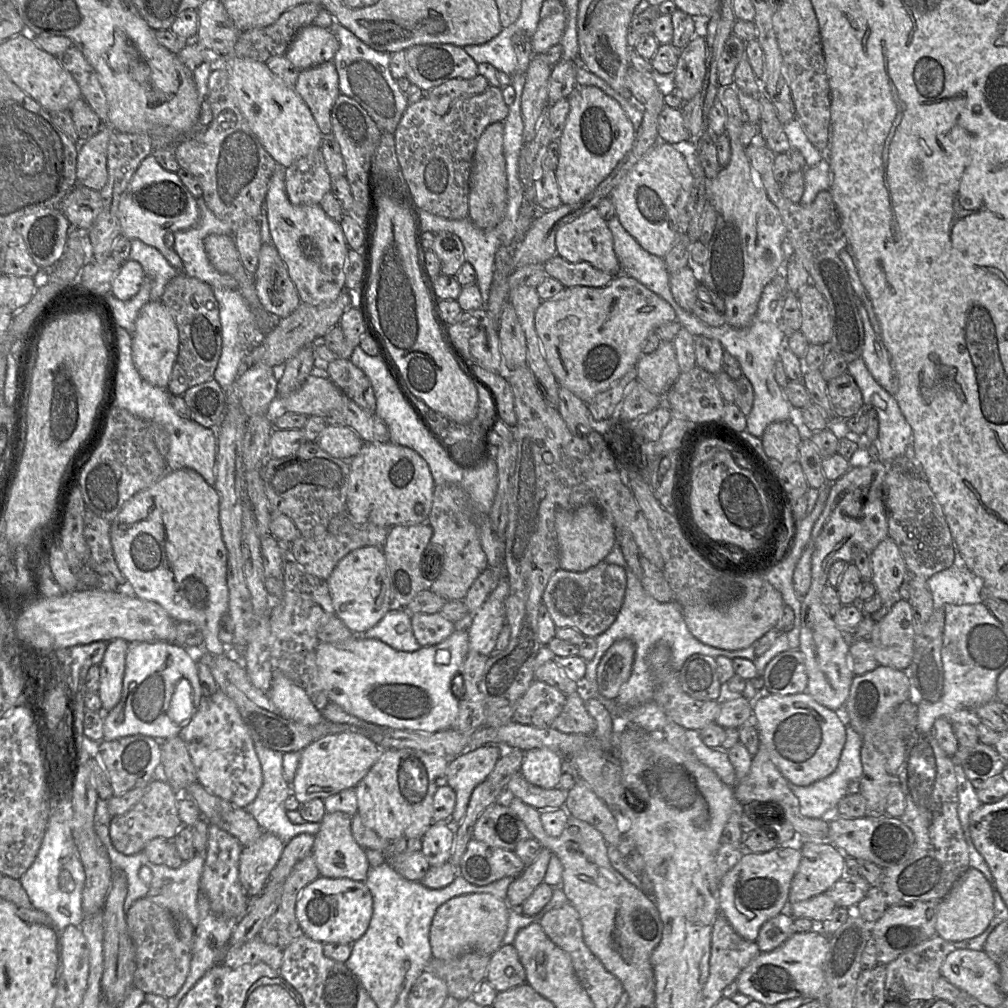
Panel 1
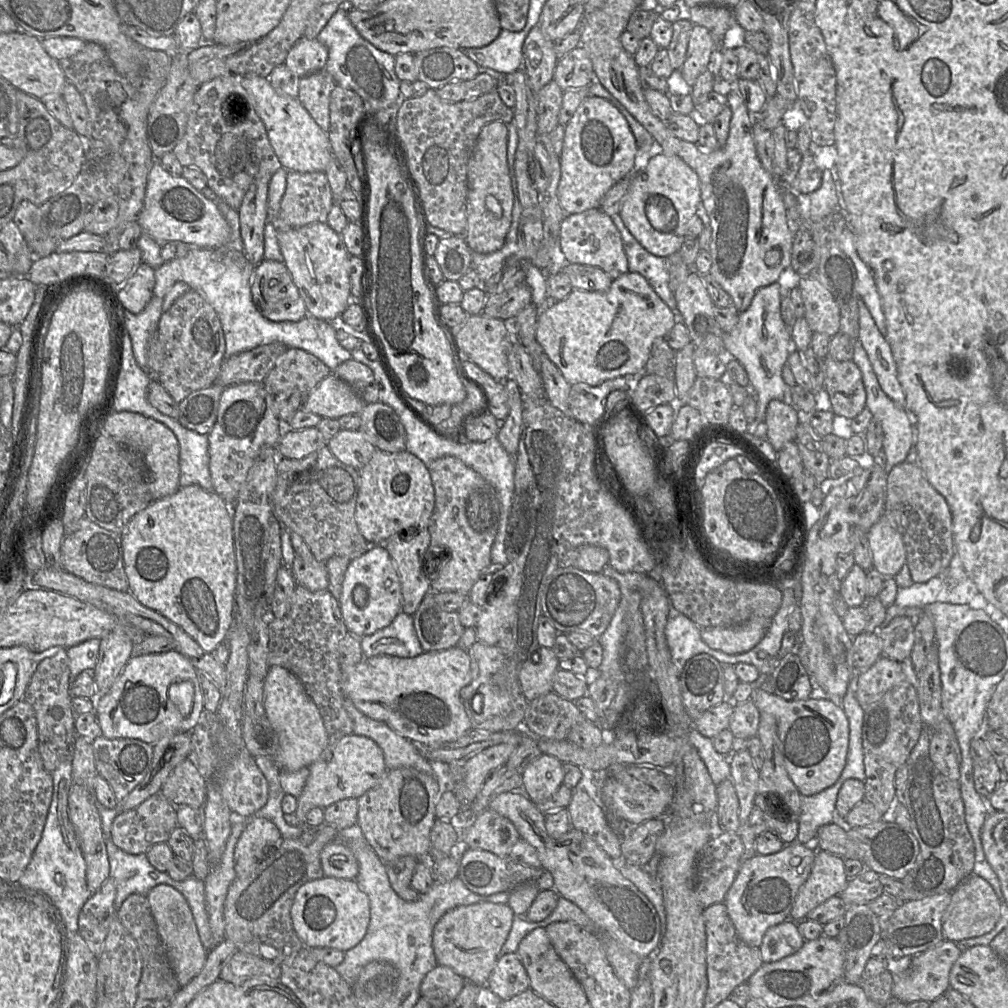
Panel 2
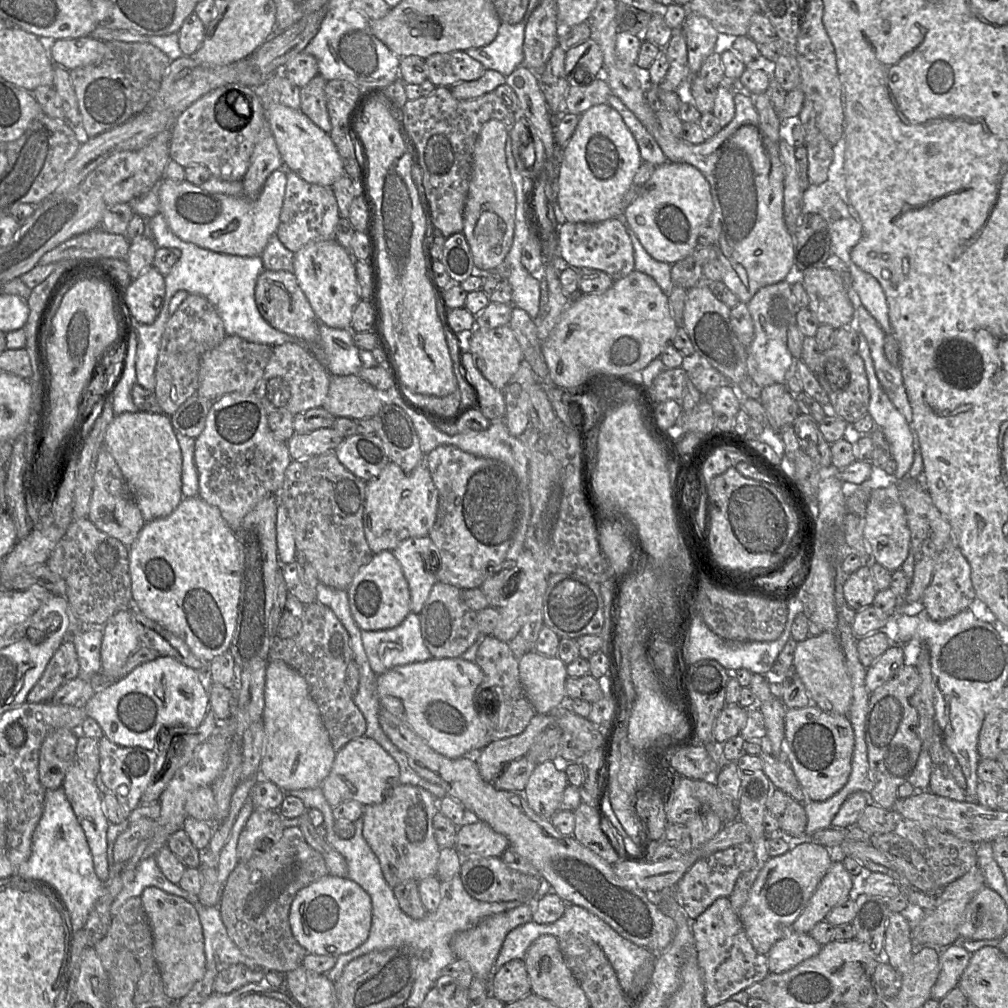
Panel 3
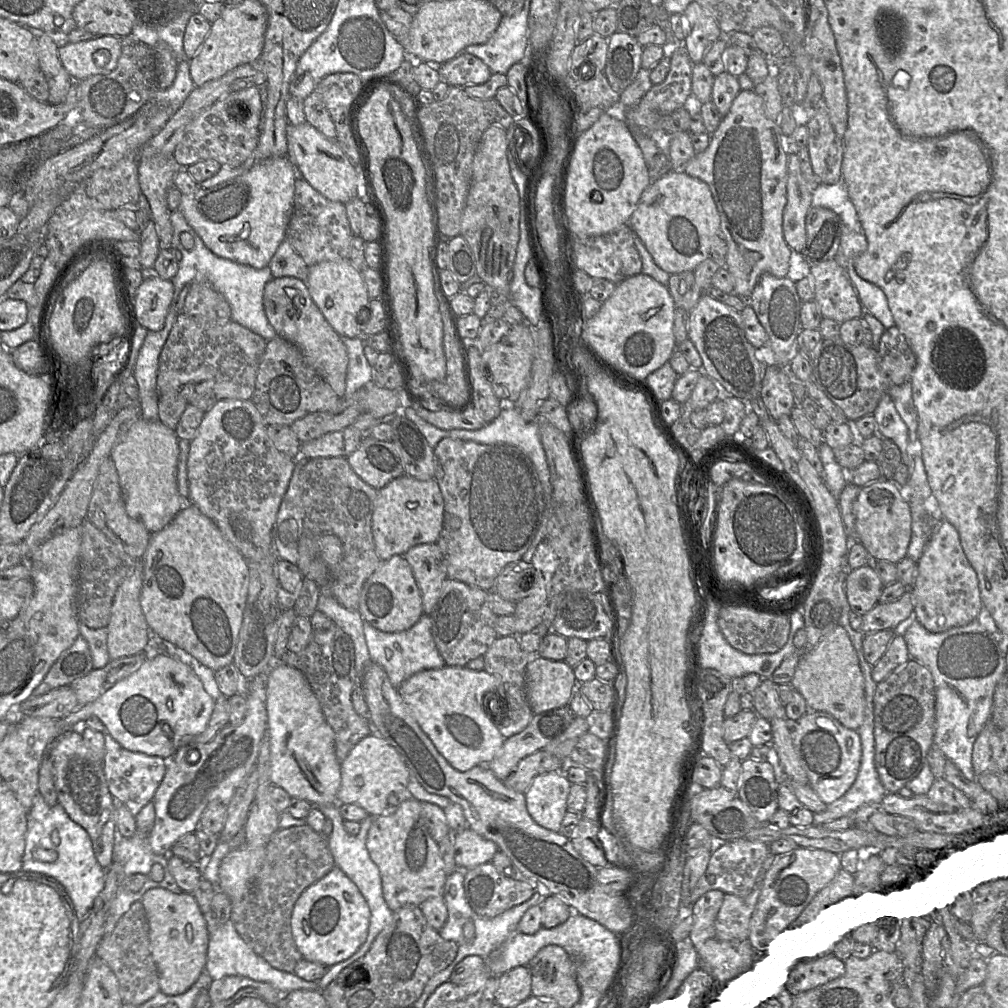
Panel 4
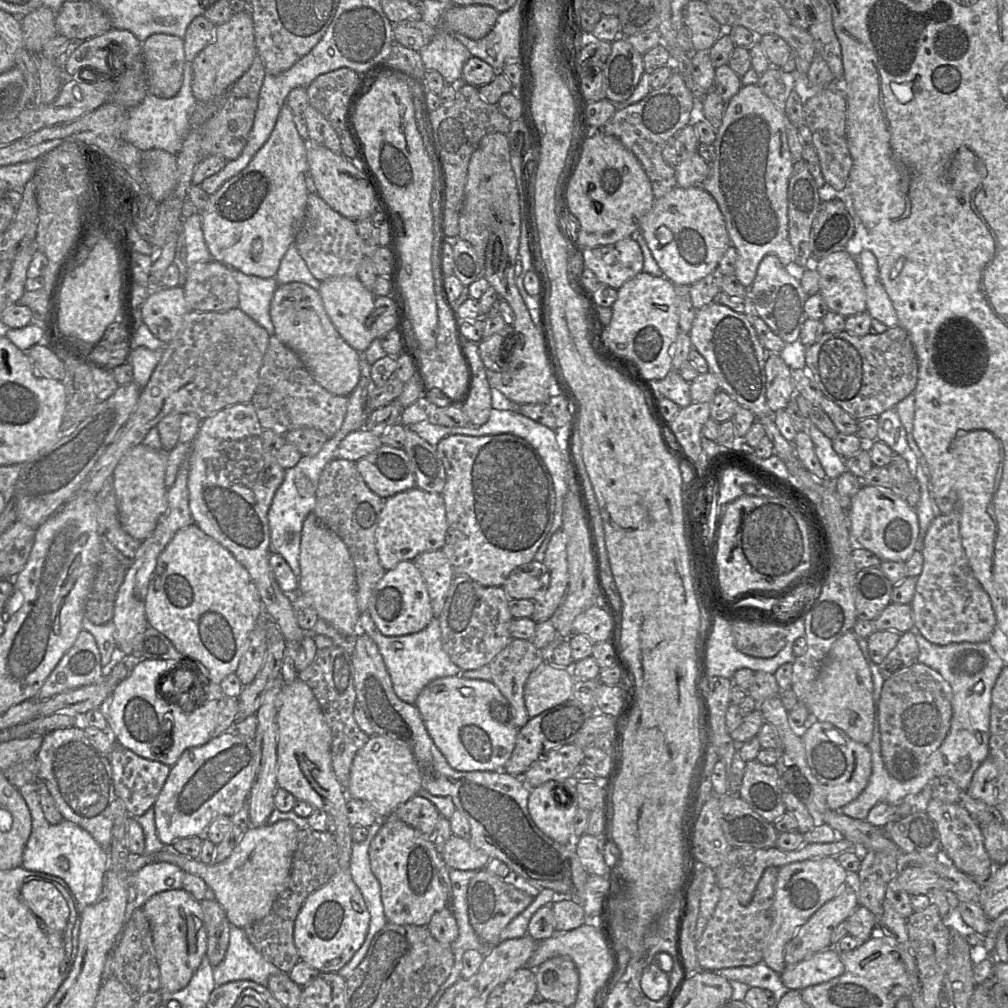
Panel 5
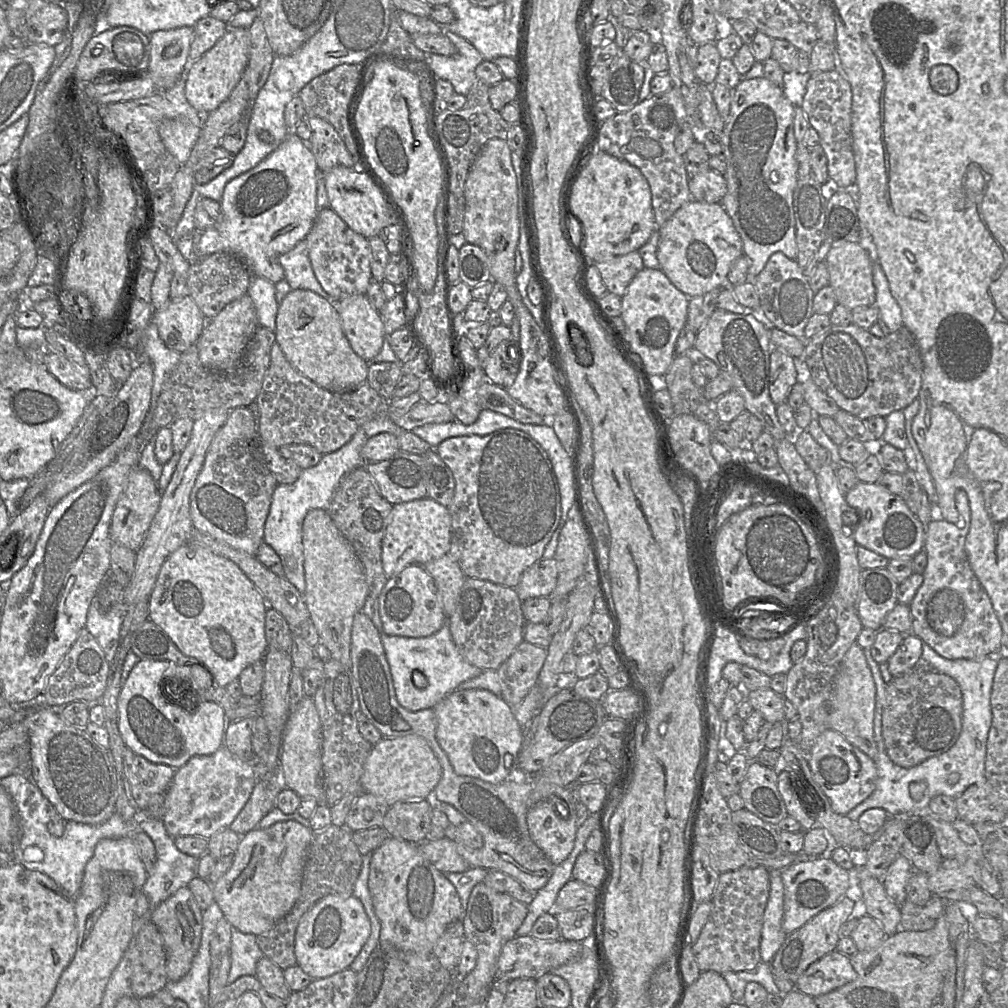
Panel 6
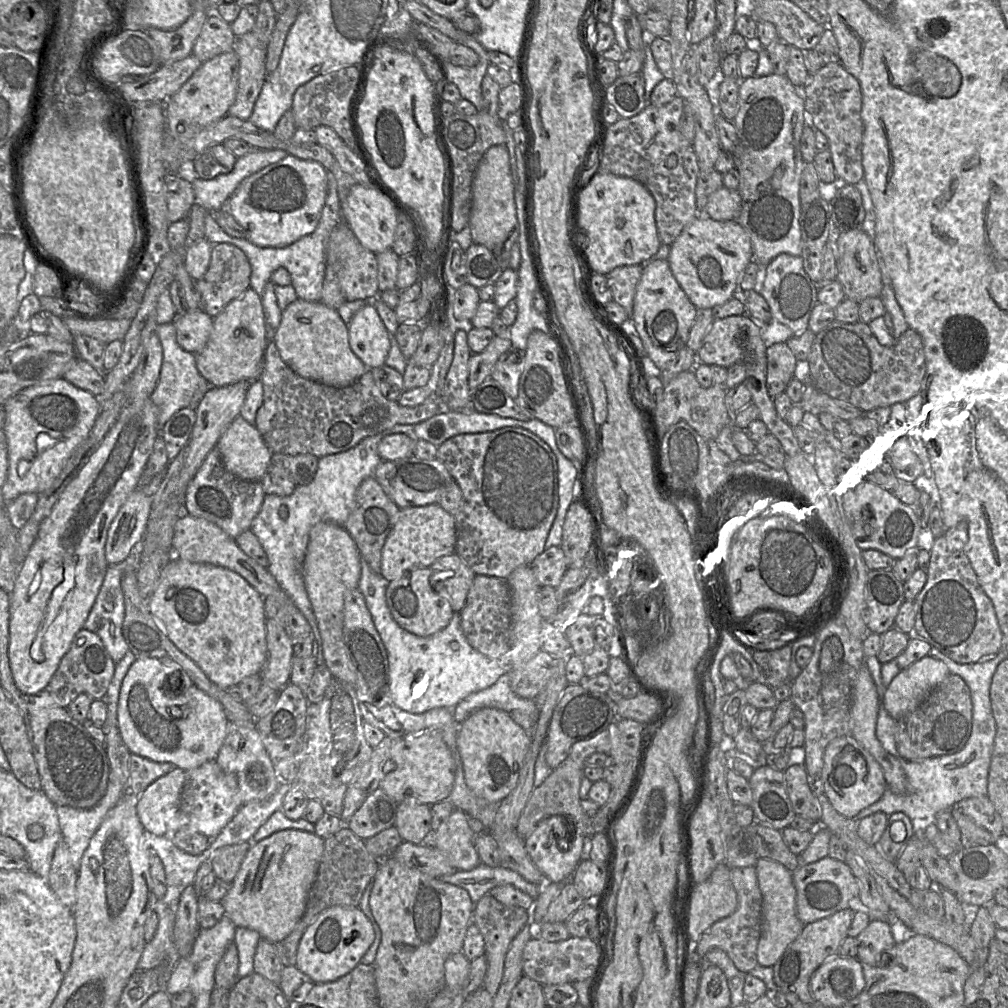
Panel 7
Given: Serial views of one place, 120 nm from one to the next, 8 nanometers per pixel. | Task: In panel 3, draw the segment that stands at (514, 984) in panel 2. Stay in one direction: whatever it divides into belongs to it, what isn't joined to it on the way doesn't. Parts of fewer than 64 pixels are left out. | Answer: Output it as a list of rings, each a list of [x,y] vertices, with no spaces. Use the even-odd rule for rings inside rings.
[[[513,959],[496,968],[490,978],[490,994],[504,1004],[517,1001],[531,993],[524,959]]]

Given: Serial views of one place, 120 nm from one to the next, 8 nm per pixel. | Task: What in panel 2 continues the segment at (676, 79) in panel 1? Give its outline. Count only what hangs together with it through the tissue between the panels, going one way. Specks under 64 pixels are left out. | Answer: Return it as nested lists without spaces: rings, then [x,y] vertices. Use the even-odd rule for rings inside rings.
[[[694,25],[689,37],[686,59],[680,73],[689,86],[693,86],[700,74],[707,70],[712,61],[715,42],[710,31],[700,25]]]

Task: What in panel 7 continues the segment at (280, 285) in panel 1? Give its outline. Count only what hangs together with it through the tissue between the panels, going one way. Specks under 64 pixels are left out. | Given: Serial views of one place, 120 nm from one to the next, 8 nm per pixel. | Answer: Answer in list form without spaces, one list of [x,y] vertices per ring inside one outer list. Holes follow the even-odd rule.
[[[297,298],[281,314],[279,327],[273,332],[281,359],[300,377],[333,388],[354,384],[369,369],[353,353],[349,344],[347,325],[338,311],[322,302]]]

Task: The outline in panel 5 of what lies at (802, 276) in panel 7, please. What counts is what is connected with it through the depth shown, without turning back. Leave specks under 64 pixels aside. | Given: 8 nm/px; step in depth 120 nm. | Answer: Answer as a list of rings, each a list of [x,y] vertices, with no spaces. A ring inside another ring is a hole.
[[[768,254],[759,263],[755,279],[749,287],[750,298],[754,302],[758,316],[786,344],[799,340],[802,326],[808,318],[804,305],[809,297],[800,280],[791,276],[776,255]]]

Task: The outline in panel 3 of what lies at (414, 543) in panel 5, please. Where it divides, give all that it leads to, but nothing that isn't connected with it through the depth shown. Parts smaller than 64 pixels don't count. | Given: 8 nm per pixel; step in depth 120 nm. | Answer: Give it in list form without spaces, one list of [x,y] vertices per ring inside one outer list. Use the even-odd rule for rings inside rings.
[[[390,461],[379,476],[366,482],[364,532],[371,551],[374,554],[392,551],[408,538],[428,536],[436,521],[438,497],[438,490],[426,463],[421,463],[411,473],[405,473],[400,466]]]

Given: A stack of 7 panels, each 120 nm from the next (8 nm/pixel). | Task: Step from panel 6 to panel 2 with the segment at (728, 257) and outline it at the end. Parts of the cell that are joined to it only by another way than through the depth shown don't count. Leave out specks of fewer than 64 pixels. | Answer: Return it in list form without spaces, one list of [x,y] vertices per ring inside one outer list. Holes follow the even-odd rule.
[[[638,150],[633,171],[637,174],[632,177],[619,215],[630,233],[648,252],[655,256],[668,257],[681,249],[685,241],[686,225],[697,213],[702,202],[699,177],[679,156],[659,150],[655,150],[649,158],[642,159]]]

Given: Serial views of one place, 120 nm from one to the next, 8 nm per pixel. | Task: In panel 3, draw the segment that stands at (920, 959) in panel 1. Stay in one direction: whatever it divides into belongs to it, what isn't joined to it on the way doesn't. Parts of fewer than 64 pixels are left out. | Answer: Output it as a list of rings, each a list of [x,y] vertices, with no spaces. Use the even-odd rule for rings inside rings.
[[[952,944],[939,954],[940,972],[936,983],[931,990],[931,998],[941,1001],[960,980],[960,977],[969,964],[971,953],[959,944]]]

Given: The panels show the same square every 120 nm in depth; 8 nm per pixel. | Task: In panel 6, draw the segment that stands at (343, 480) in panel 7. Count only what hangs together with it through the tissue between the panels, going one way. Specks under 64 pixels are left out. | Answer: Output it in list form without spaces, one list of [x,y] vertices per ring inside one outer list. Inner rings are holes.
[[[376,416],[360,426],[351,440],[340,449],[322,455],[314,467],[301,470],[298,480],[293,484],[277,484],[271,500],[269,513],[264,526],[264,542],[272,547],[282,560],[283,566],[287,557],[296,560],[296,573],[304,570],[304,546],[302,541],[302,525],[310,510],[327,510],[332,496],[341,478],[348,472],[365,467],[366,461],[361,450],[369,438],[387,432],[395,436],[401,435],[405,429],[391,421],[388,416]]]

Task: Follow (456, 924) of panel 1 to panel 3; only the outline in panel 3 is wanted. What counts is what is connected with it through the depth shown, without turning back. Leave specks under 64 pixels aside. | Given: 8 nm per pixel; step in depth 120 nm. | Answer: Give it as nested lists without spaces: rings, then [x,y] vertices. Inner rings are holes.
[[[533,903],[521,904],[512,910],[490,915],[476,926],[456,933],[450,941],[456,959],[465,960],[470,965],[475,979],[489,980],[494,972],[494,963],[506,935],[514,928],[531,921],[533,911]]]

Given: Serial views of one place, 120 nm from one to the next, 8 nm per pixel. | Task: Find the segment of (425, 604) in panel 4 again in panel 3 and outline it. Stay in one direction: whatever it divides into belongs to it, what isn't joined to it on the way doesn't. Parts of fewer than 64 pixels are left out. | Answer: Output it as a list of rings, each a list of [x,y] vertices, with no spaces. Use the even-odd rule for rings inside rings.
[[[428,536],[404,540],[391,551],[399,562],[410,592],[410,613],[418,614],[437,582],[439,552]]]

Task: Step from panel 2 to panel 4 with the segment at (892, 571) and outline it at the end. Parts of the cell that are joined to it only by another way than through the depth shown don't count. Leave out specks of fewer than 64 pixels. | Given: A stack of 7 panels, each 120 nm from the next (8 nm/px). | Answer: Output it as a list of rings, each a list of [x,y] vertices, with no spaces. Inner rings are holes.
[[[880,477],[878,482],[859,488],[858,513],[856,517],[856,539],[865,547],[872,560],[898,564],[907,557],[912,535],[912,516],[908,503],[902,498],[899,486],[894,480]]]

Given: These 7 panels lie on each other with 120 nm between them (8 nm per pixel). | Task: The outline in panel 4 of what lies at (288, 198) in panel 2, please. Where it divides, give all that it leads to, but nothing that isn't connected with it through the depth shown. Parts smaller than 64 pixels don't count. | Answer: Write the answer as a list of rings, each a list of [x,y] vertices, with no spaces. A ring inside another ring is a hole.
[[[304,178],[295,179],[292,214],[285,239],[304,260],[308,267],[323,261],[349,259],[353,233],[345,204],[328,200]]]

